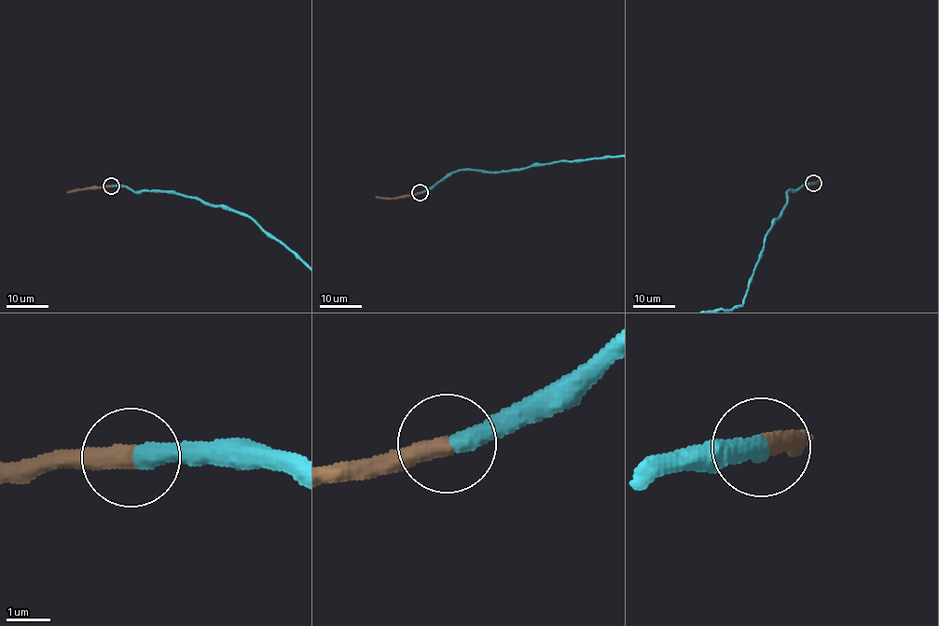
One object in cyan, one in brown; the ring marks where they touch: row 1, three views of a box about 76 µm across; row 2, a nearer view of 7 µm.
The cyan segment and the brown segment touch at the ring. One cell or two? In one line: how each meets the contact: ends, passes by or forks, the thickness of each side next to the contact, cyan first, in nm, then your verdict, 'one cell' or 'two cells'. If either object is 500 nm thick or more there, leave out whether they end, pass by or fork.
cyan ends | brown ends | 440/440 nm | one cell

